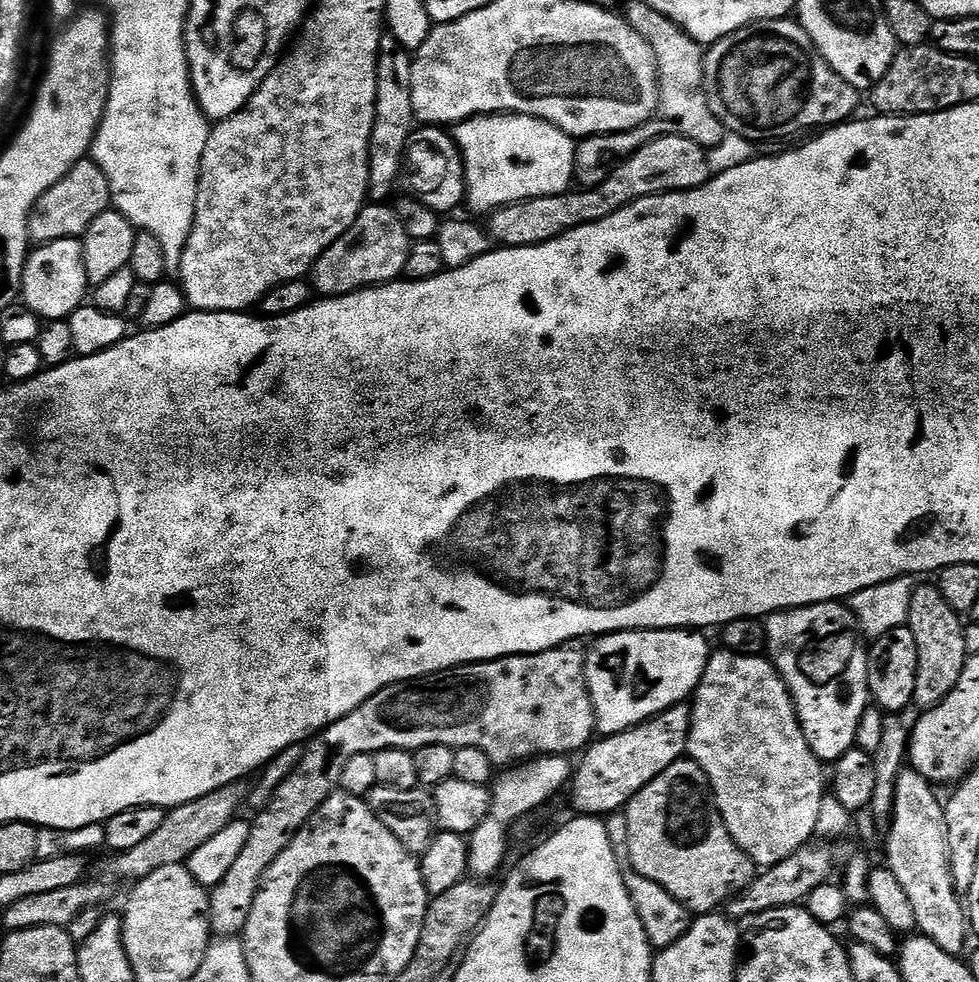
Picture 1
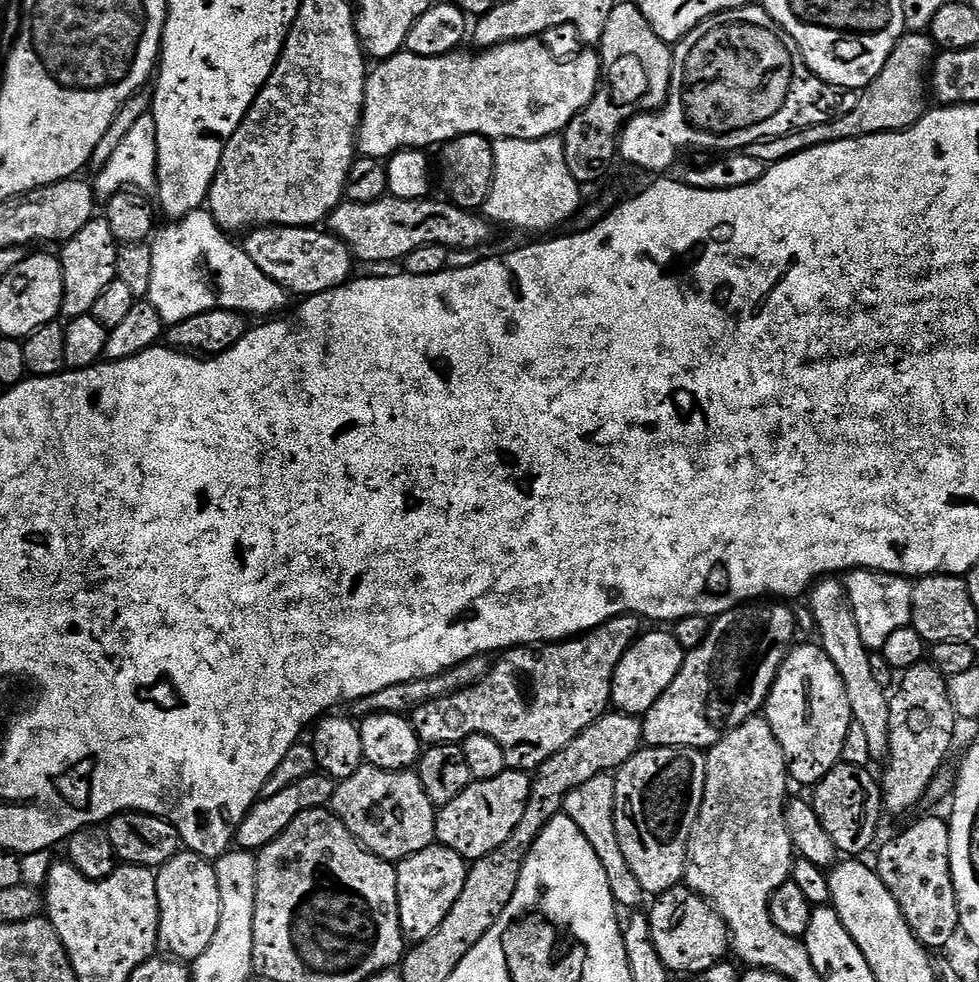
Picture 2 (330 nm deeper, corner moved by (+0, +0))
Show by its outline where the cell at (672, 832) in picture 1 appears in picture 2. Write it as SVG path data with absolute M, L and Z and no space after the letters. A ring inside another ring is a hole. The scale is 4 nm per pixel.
M644 746L615 773L614 810L618 842L622 846L622 855L626 857L626 866L634 870L634 878L638 878L646 894L669 892L683 881L684 872L689 866L688 843L706 790L707 761L707 755L699 748Z

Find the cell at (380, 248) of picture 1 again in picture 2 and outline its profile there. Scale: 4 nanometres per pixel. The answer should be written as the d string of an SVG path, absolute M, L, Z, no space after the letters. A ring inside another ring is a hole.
M273 226L271 228L253 228L243 237L242 247L244 253L250 258L250 262L254 262L254 266L258 266L258 270L262 270L262 274L266 274L266 278L278 282L278 286L282 286L285 292L293 297L317 296L326 290L338 288L341 284L348 283L354 276L354 272L352 272L352 264L354 265L352 249L346 246L346 242L342 242L328 230L317 230L315 227L278 228Z

